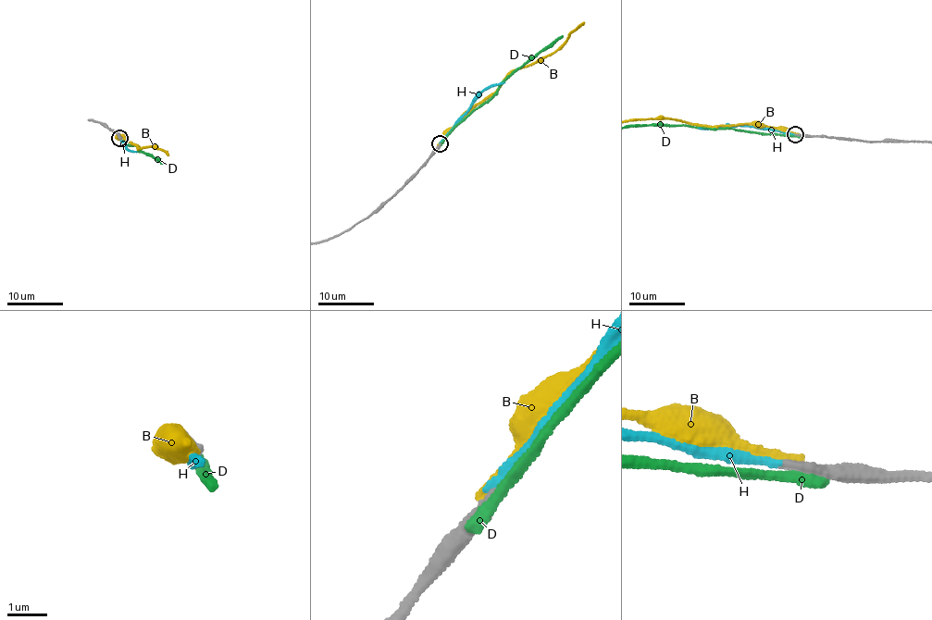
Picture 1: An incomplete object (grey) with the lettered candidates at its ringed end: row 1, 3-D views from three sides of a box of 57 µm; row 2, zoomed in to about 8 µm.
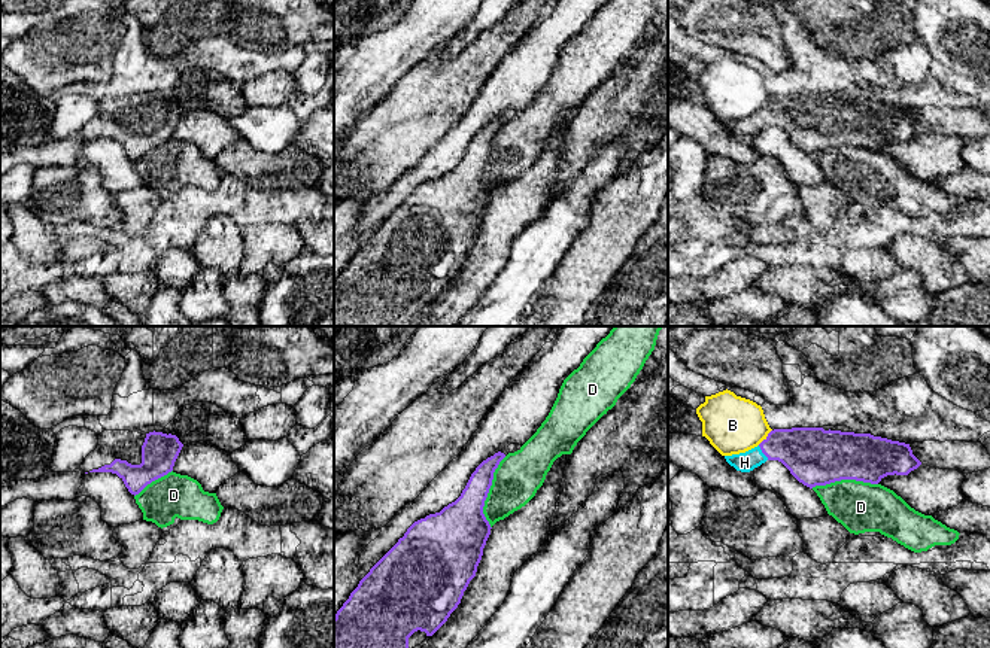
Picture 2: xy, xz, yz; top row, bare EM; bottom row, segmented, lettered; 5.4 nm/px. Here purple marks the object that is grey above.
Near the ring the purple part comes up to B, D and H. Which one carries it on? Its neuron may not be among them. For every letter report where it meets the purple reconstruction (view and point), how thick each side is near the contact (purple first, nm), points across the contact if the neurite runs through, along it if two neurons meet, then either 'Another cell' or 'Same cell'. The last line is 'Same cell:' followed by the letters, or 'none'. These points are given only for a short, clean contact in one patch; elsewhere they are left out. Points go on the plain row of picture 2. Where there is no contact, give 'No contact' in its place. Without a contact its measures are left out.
B: Touches purple at yz (767, 103). Thickness 280 nm (purple) against 320 nm. Boundary: yz (771, 96), (758, 110). Another cell
D: Touches purple at xz (488, 158). Thickness 300 nm (purple) against 260 nm. Another cell
H: Touches purple at yz (762, 118). Thickness 280 nm (purple) against 110 nm. Path across: yz (808, 119), (762, 118), (744, 128). Same cell
Same cell: H

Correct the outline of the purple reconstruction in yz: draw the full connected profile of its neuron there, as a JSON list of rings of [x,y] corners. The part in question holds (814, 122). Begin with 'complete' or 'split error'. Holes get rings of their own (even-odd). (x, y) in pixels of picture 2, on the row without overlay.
split error; [[[823,94],[774,95],[757,113],[725,125],[741,139],[778,127],[810,155],[841,146],[878,150],[887,142],[908,142],[921,131],[909,110]]]

